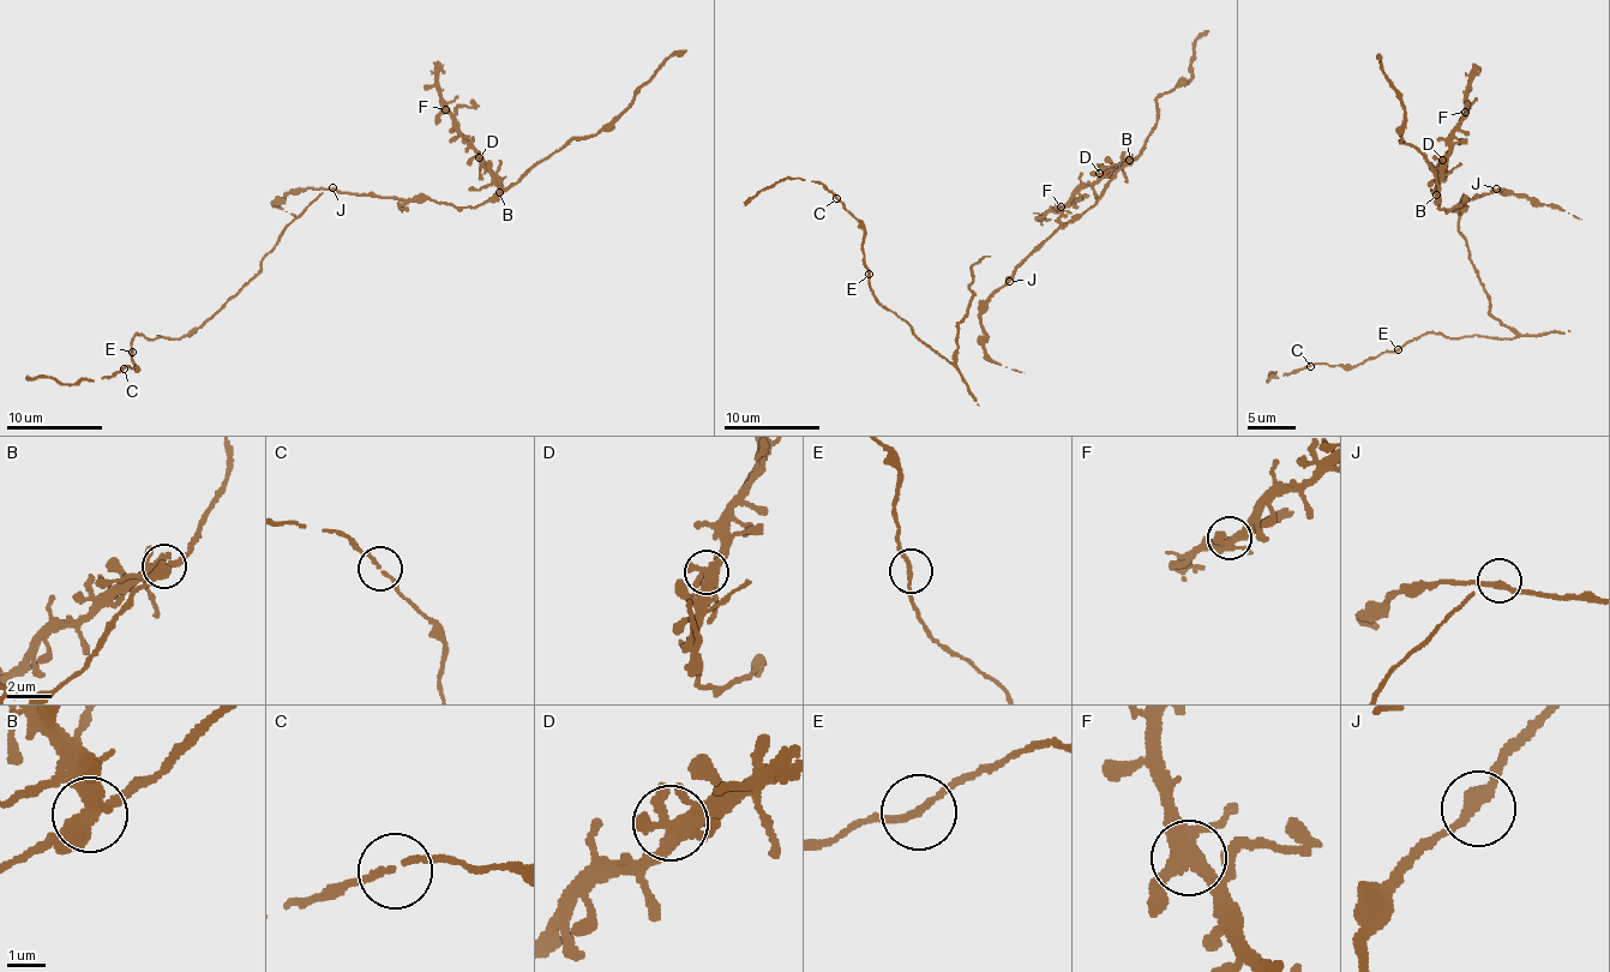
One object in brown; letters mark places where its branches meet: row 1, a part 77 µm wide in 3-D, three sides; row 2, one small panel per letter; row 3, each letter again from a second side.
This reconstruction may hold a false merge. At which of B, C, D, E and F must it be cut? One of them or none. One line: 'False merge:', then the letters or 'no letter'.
False merge: B

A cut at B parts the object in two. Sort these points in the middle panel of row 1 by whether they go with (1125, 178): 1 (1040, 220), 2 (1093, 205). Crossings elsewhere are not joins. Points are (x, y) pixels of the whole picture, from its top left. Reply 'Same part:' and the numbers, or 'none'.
Same part: 1

